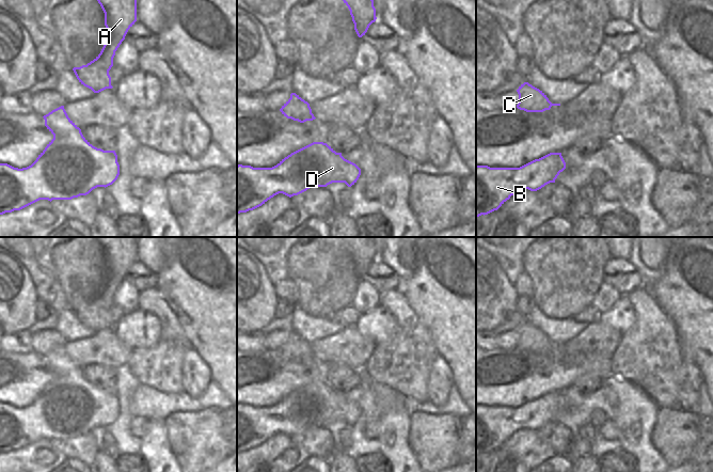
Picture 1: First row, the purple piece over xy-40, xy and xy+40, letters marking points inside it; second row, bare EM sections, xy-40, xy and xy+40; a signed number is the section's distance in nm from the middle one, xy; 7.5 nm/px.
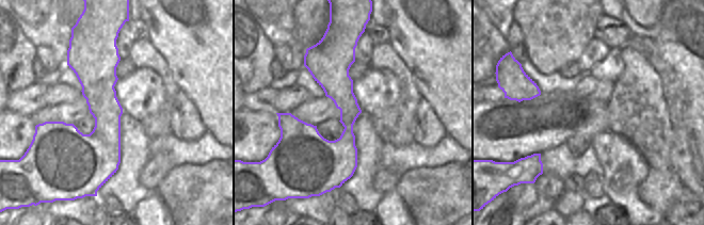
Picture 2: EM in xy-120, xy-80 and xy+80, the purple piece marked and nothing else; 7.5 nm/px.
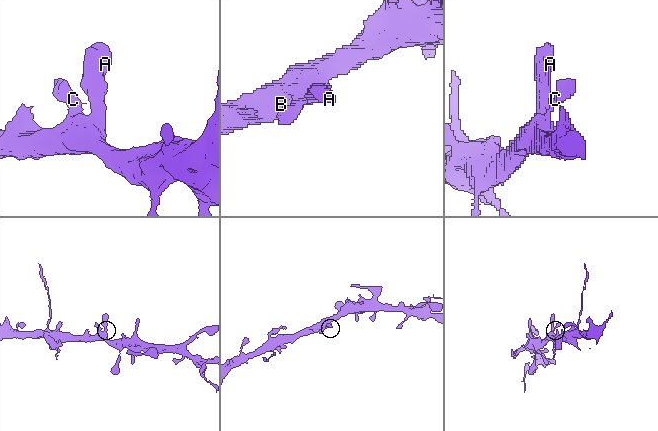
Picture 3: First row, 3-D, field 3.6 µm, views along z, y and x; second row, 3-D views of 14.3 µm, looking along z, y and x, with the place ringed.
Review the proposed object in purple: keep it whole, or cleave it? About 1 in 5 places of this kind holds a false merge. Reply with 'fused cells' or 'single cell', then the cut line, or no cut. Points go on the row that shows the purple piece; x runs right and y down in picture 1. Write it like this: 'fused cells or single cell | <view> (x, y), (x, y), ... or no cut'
single cell | no cut

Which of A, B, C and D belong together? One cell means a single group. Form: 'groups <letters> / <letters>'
groups A B C D

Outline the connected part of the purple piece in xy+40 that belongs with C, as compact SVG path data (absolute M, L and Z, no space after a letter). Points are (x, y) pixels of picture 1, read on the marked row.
M528 82L521 84L517 92L519 94L517 108L526 112L543 112L550 110L552 106L560 106L552 104L542 91Z

